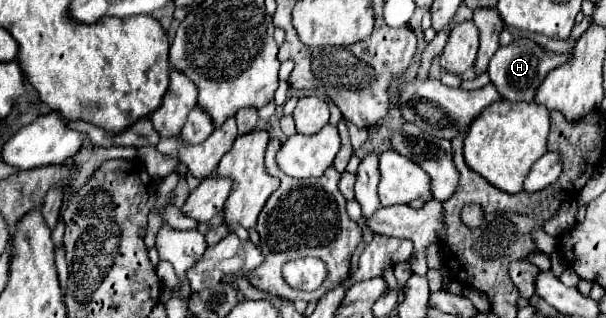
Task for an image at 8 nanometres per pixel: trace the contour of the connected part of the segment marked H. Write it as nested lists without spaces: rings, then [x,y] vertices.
[[[519,38],[519,40],[513,40],[509,46],[501,46],[495,52],[495,56],[489,62],[487,74],[505,100],[531,102],[535,98],[537,86],[543,82],[547,72],[565,64],[567,58],[569,58],[569,54],[555,54],[555,52],[543,50],[539,44],[535,44],[529,38]]]

